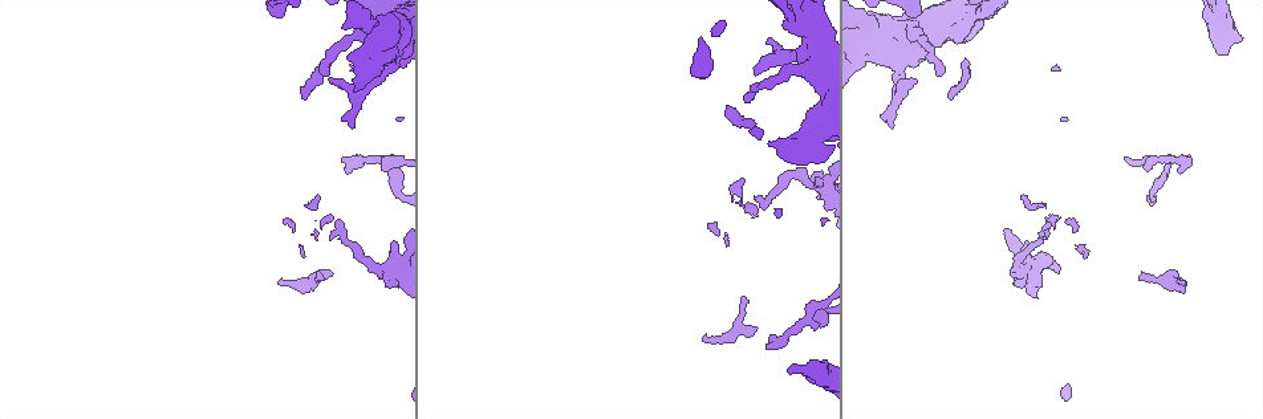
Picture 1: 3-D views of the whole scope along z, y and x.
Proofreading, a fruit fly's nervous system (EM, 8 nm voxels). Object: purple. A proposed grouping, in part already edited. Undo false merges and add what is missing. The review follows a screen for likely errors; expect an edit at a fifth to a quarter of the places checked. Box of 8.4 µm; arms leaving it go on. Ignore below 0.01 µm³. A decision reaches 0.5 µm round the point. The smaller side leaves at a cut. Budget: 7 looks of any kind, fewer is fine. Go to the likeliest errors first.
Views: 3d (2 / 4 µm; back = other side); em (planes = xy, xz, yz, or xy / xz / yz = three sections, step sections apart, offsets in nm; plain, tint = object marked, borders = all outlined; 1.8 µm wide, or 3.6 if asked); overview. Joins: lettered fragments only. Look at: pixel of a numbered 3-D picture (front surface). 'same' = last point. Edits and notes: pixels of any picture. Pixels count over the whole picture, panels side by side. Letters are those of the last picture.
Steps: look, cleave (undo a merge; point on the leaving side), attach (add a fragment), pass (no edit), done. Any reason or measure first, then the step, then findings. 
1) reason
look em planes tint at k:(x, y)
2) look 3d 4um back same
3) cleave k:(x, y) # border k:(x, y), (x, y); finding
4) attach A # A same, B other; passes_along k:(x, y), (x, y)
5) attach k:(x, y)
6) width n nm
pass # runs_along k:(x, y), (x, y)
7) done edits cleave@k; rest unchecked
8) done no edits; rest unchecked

branch stops here
look em planes borders at 1:(892, 126)

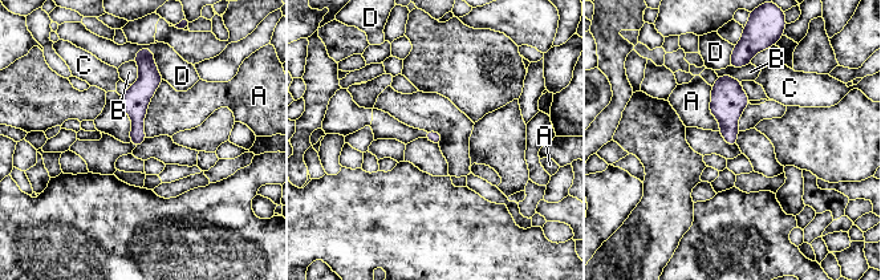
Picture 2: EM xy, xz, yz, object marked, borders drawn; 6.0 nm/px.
pass # A other, B other, C other, D other; border 2:(162, 78), (143, 121), (145, 137); no lettered fragment goes on from it

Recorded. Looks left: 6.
an open end
look em planes borders at 1:(280, 283)

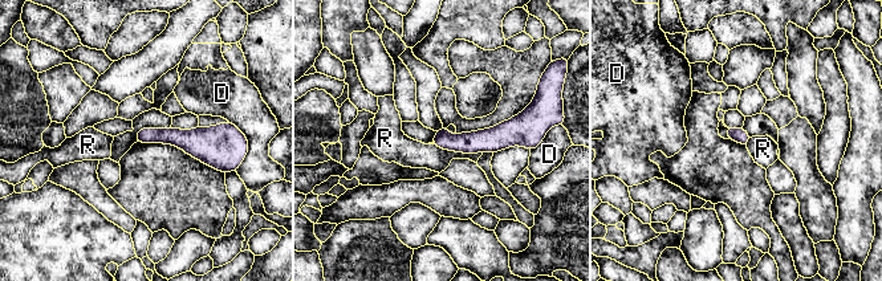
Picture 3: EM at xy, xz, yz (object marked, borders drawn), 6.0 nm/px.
pass # D other, R other; runs_along 3:(521, 131), (490, 141), (437, 141); none of them fits

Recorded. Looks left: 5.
two arms in line, one across
look em 3.6um planes borders at 1:(794, 21)

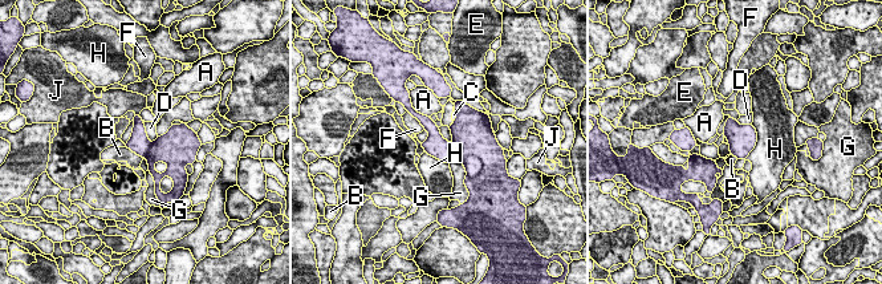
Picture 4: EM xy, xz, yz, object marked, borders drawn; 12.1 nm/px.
cleave 4:(472, 163) # A other, B other, C other, D other, E other, F other, G other, H other, J other; part_leaving 4:(422, 118), (450, 155), (468, 163); a second neuron is stuck on

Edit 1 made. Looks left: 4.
done edits cleave@4; rest unchecked

